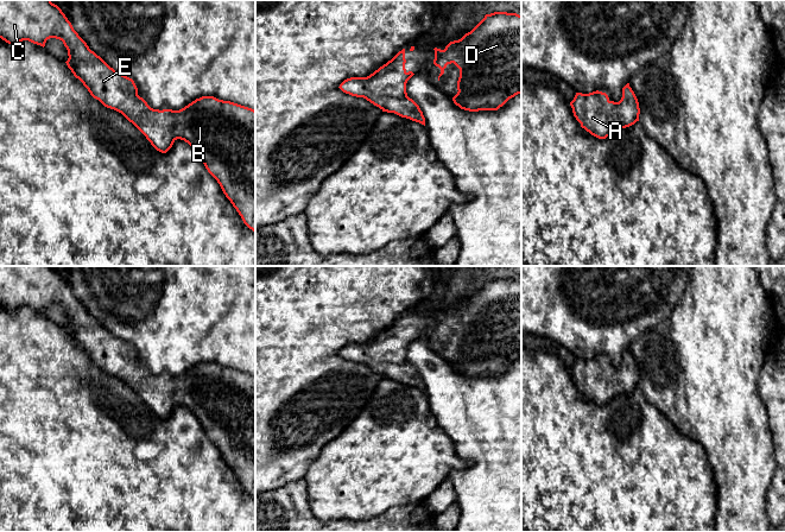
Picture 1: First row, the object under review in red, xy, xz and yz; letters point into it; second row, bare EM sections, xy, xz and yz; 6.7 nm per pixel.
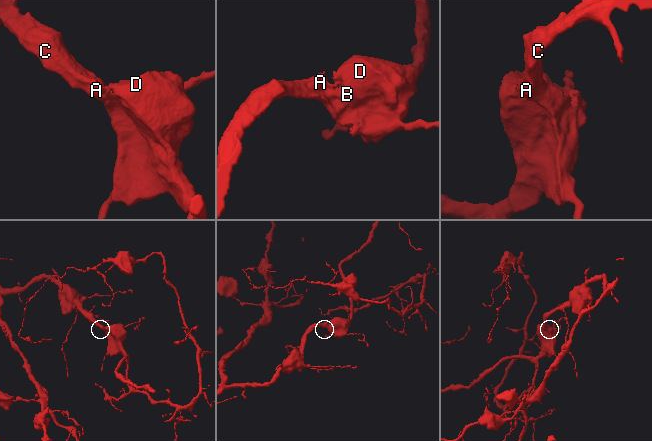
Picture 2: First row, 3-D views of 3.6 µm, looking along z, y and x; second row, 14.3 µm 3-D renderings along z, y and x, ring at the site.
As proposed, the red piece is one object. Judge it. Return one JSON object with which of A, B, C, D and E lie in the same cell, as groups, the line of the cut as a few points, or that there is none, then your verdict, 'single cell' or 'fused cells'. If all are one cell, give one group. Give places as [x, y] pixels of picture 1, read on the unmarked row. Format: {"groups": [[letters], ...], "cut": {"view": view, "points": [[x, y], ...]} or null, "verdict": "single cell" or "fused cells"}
{"groups": [["A", "B", "C", "D", "E"]], "cut": null, "verdict": "single cell"}

